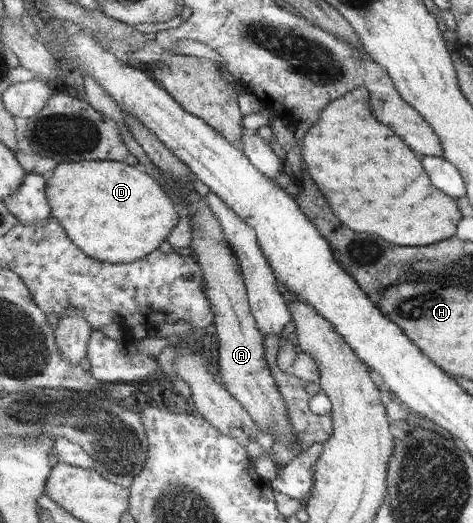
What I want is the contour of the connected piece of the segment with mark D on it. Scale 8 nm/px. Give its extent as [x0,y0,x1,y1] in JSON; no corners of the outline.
[46,160,180,264]

